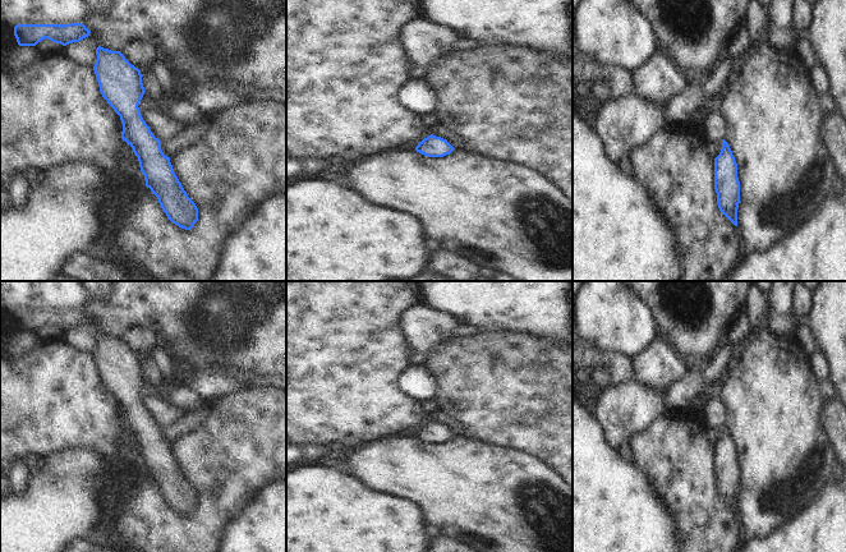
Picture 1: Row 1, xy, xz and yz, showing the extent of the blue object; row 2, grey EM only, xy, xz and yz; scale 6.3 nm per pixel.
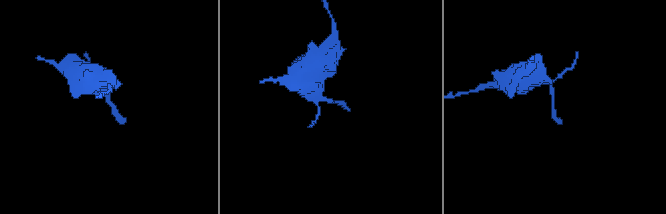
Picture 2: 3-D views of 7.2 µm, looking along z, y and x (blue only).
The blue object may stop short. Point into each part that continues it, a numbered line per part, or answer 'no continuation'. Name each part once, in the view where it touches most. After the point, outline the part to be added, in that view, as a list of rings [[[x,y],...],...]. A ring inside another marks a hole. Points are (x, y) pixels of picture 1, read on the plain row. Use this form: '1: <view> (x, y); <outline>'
no continuation

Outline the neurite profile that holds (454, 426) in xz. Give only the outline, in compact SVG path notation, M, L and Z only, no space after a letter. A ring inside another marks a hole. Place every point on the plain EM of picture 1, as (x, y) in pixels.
M436 411L436 413L428 414L427 417L436 423L441 423L446 426L455 436L465 434L465 427L460 422L450 418L445 413Z

